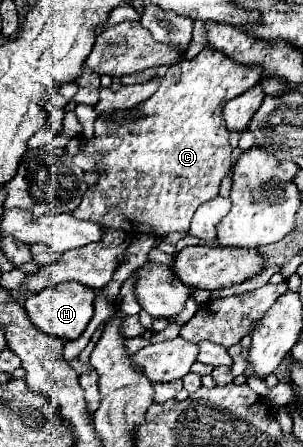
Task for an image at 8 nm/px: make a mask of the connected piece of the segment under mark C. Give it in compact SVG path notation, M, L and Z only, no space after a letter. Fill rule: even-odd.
M202 49L194 59L170 67L162 77L158 91L146 101L134 105L134 123L114 123L110 117L106 119L106 113L100 115L94 123L94 139L88 141L74 157L74 163L82 167L82 171L98 173L98 181L88 187L80 207L74 211L74 217L133 235L148 233L164 237L172 231L186 233L194 211L218 195L220 181L232 169L232 147L228 143L222 107L226 101L242 95L242 91L248 91L258 81L260 69L238 65L222 53ZM98 163L104 165L104 171L98 171Z

